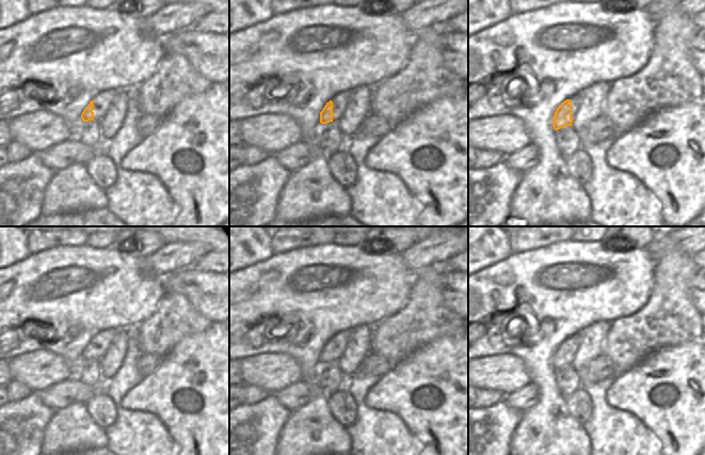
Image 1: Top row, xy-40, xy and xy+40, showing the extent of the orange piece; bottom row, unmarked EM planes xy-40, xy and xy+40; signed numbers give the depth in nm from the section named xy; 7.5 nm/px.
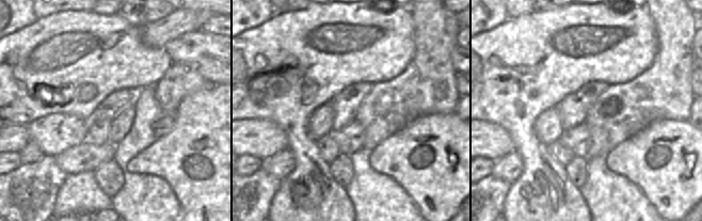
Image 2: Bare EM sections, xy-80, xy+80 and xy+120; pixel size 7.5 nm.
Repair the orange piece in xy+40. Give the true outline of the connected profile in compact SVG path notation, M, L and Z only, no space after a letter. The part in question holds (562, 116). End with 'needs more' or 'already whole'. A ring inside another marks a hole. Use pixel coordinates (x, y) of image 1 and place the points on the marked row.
M575 94L570 99L564 100L557 108L552 116L552 127L558 130L564 126L572 126L573 120L580 106L580 97Z; needs more

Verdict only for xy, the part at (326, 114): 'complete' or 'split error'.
split error

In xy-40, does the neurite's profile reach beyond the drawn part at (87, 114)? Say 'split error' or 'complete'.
split error

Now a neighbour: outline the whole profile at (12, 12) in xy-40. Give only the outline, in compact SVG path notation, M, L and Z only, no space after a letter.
M0 0L0 30L14 26L31 15L28 0Z

